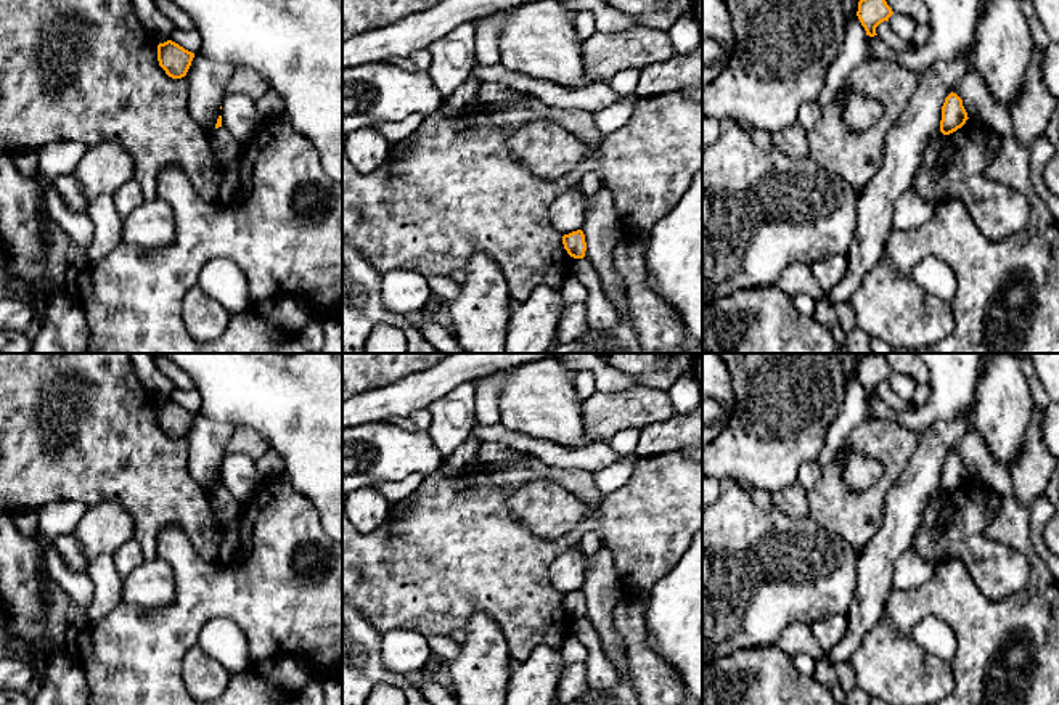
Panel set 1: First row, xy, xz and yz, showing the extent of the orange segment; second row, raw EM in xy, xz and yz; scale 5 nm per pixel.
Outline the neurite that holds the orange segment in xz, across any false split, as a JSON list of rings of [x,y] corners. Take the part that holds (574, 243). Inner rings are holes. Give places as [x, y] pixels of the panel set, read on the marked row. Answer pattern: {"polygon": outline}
{"polygon": [[[582,230],[562,236],[567,254],[574,259],[583,259],[587,251],[585,234]]]}

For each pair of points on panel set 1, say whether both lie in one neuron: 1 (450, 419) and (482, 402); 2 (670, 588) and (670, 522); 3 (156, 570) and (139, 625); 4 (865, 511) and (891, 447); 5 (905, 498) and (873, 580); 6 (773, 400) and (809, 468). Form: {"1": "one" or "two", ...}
{"1": "two", "2": "two", "3": "two", "4": "one", "5": "one", "6": "two"}

